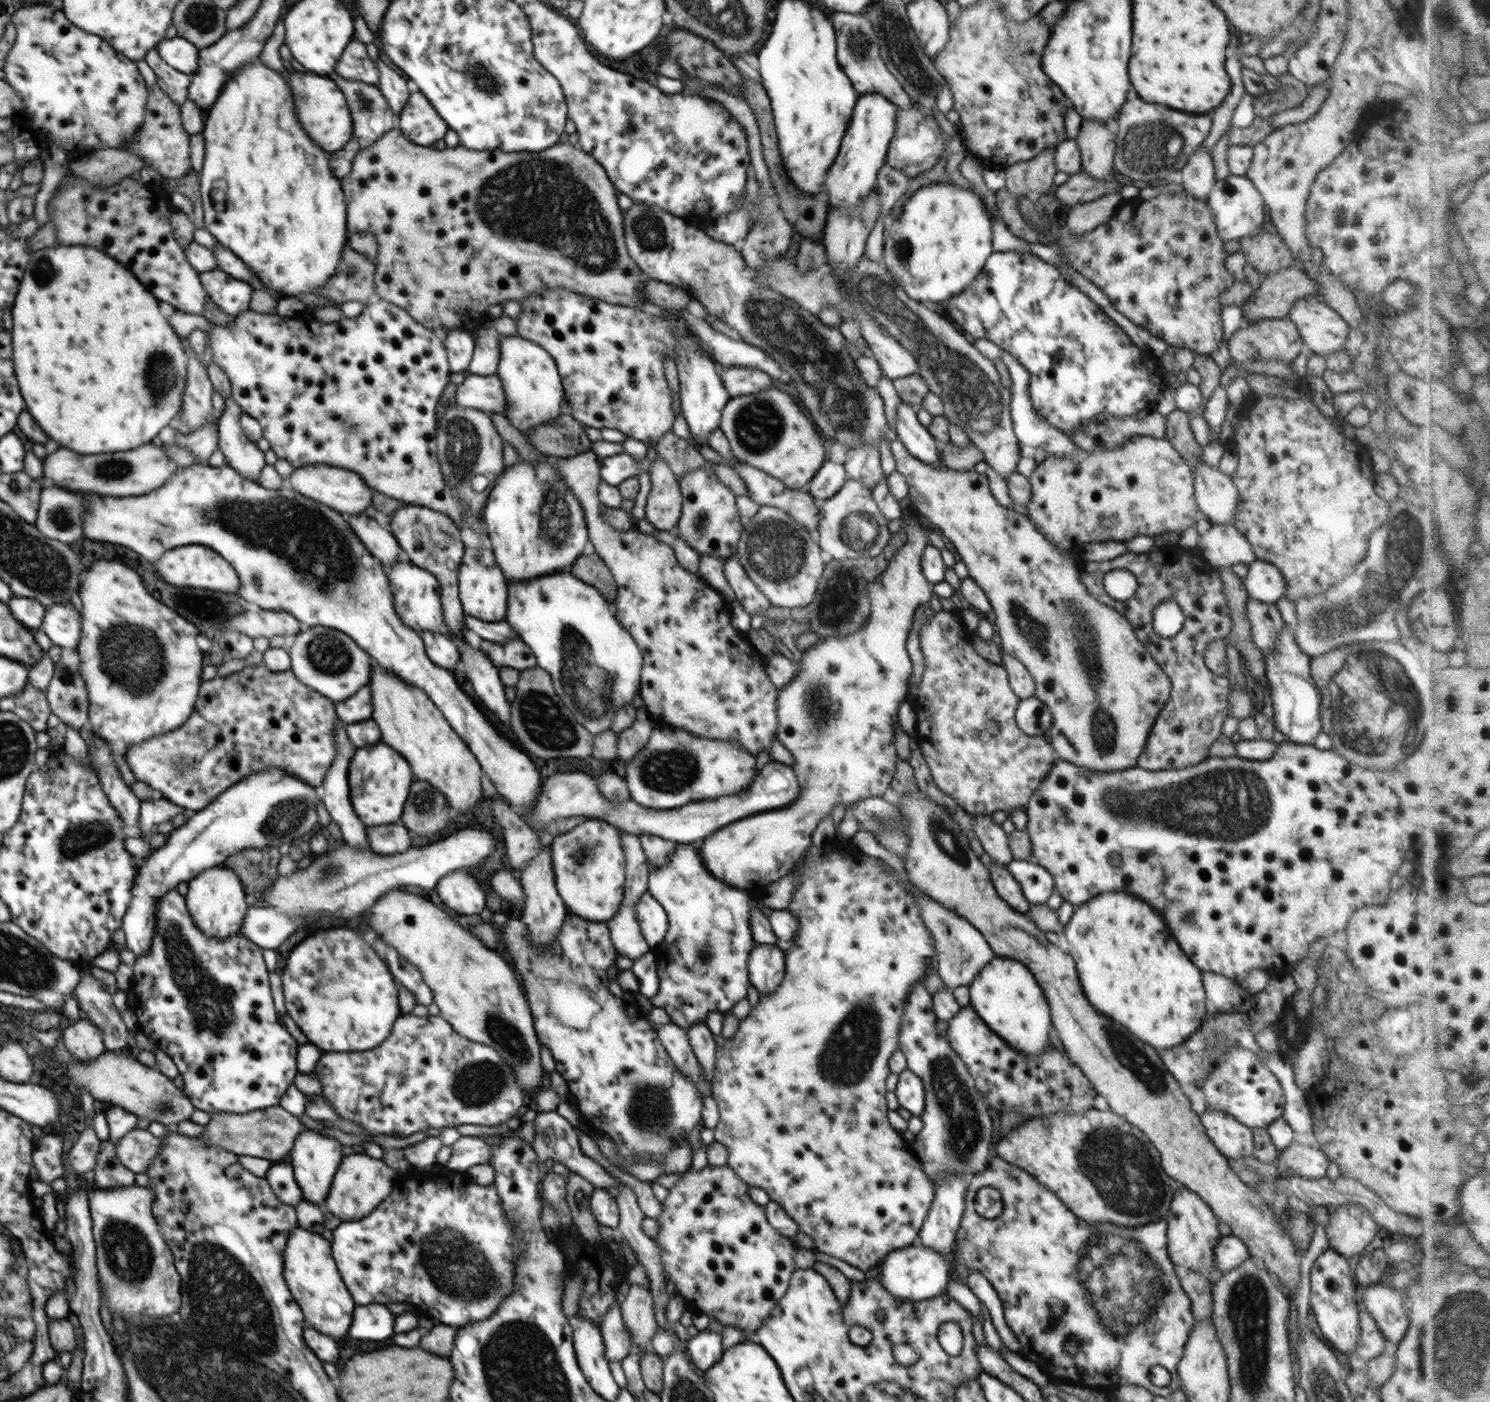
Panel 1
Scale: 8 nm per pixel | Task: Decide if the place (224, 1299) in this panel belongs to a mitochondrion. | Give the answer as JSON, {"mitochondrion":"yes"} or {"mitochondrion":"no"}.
{"mitochondrion":"yes"}

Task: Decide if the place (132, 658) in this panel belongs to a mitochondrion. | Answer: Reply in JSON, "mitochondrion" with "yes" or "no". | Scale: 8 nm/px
{"mitochondrion":"yes"}

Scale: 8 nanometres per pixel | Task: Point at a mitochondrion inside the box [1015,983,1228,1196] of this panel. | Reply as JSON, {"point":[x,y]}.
{"point":[1138,1063]}

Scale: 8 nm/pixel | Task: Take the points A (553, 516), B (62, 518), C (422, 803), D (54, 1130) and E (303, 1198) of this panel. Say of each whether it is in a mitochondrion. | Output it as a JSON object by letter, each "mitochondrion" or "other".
{"A":"mitochondrion","B":"mitochondrion","C":"mitochondrion","D":"other","E":"other"}

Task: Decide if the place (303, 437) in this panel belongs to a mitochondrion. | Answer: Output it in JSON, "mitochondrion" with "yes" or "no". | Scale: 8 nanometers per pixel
{"mitochondrion":"no"}

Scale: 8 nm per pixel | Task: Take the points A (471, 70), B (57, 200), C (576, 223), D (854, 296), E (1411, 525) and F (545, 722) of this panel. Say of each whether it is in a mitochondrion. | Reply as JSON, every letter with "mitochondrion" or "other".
{"A":"mitochondrion","B":"other","C":"mitochondrion","D":"mitochondrion","E":"mitochondrion","F":"mitochondrion"}

